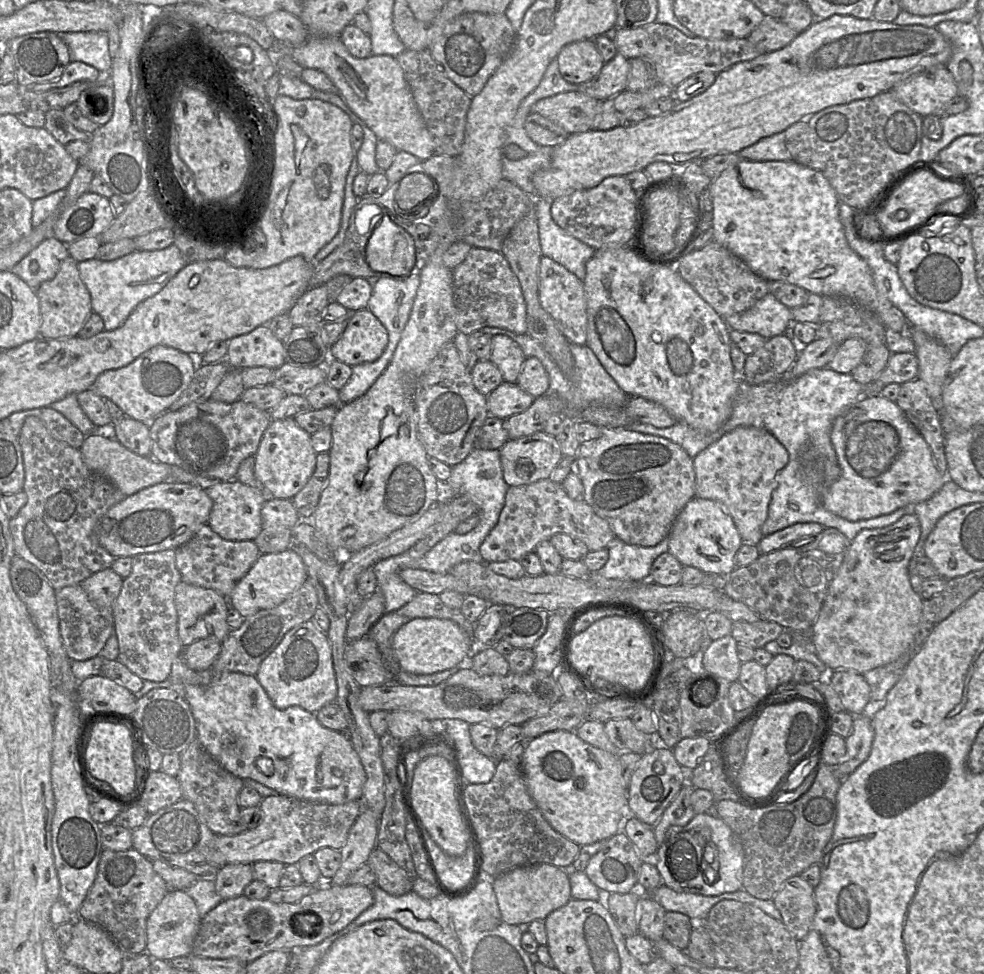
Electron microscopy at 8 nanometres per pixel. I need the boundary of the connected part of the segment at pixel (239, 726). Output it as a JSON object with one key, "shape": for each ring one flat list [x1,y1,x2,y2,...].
{"shape":[[239,672,213,673,209,685,186,685,182,695,195,720,196,738,233,775,241,779,253,779,282,795,310,802,344,804,361,801,366,772,347,734,324,727,315,713,299,706,276,708,256,676]]}

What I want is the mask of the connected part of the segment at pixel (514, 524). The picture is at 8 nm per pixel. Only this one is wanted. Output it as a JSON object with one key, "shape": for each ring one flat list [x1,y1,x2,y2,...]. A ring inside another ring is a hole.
{"shape":[[549,478,522,486,509,486,505,503,495,527,481,544,479,551,483,563,520,560,535,551,539,543,555,534,567,534,586,544,589,552,607,549,615,538,609,523,595,514,584,500,571,499,562,484]]}

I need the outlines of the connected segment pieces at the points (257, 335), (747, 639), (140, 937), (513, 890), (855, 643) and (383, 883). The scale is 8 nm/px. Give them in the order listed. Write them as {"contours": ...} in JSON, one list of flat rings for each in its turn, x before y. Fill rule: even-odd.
{"contours":[[[267,325,228,341,225,361,231,369,267,367,276,370,285,363,283,341]],[[759,620,754,623,735,621,731,634,738,643,757,649,776,640,783,632,784,627,780,624]],[[103,849,96,878,78,912,78,917,103,928,120,946,133,954,146,952,147,919,170,891,154,871,152,861,137,850]],[[552,864,514,868,491,880,502,919,508,924,530,924,537,919,545,920,550,913,572,899,568,871]],[[907,514,887,527,861,530,851,540,811,628,815,653,828,667,828,671,848,669,863,674,885,666,911,650,923,607,923,599,912,589,909,579,909,563,920,533,921,527,917,516]],[[375,847,366,862,375,872,376,885,393,896,413,891,413,880,379,847]]]}

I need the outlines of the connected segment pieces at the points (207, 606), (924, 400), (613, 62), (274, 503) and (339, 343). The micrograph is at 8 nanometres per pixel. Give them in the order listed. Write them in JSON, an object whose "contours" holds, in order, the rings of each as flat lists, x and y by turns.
{"contours":[[[181,581,175,589,175,607,178,615,178,634,184,648,205,638,215,638,223,642,231,632,227,623,229,601,213,589]],[[919,378,905,382,900,386,895,402,928,444,935,467,947,475,945,434,940,423,940,414,929,397,925,384]],[[617,53,609,62,604,64,596,77,580,84,578,91,598,101,610,99,626,90,628,74,628,59]],[[268,498,261,509,261,532,254,539,260,553,278,553,292,547,291,530,299,521,291,499]],[[367,309,352,312,345,330,331,346,330,359,349,366,377,360,388,343,388,332,382,323]]]}

